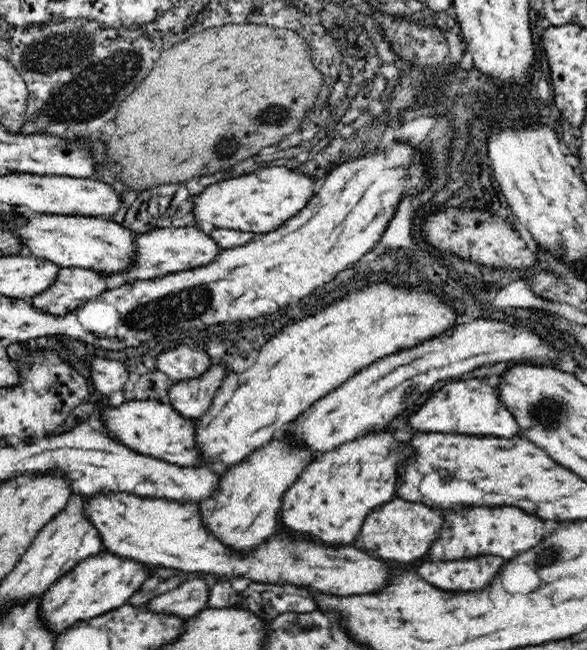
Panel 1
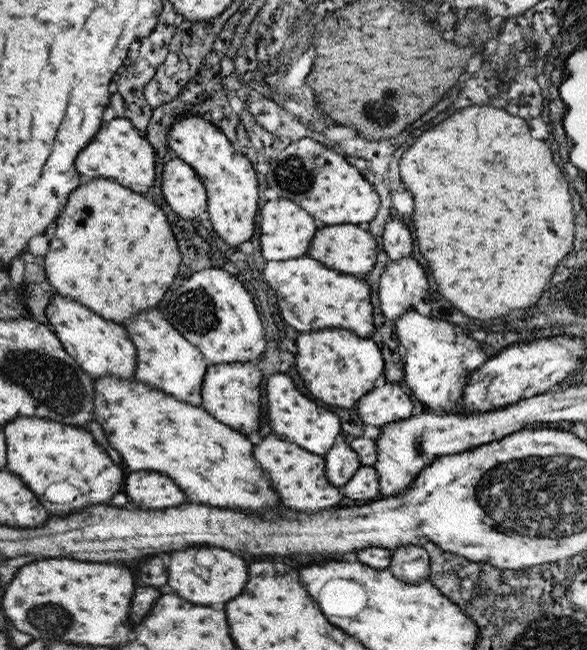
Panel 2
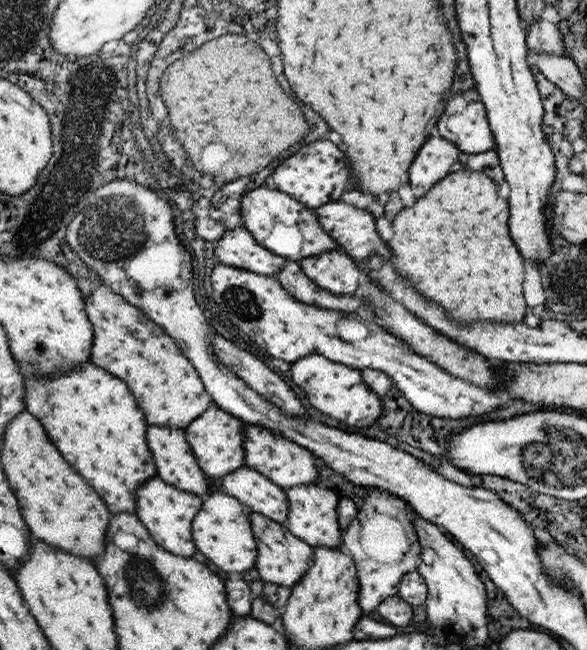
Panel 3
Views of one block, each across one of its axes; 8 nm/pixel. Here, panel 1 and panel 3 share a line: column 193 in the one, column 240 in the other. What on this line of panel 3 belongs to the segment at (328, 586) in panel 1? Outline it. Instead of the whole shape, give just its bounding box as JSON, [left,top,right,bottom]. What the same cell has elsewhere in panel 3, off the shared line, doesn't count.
[193,492,257,572]

